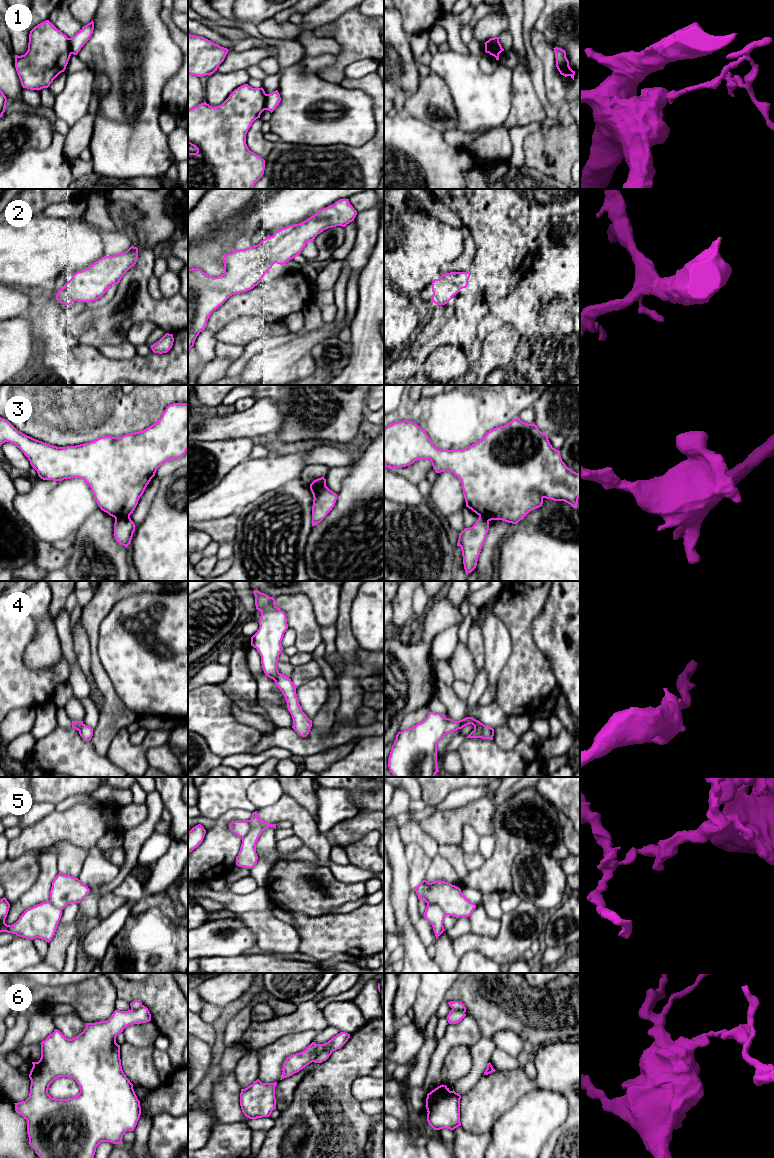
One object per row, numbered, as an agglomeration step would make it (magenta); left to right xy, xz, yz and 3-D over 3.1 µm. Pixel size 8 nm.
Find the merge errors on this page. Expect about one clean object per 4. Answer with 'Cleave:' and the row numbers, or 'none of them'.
Cleave: 1, 3, 4, 5, 6

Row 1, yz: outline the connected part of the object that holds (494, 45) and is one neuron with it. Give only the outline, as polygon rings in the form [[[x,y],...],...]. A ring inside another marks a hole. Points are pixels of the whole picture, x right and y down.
[[[499,37],[490,38],[488,40],[488,44],[490,51],[494,51],[495,53],[501,53],[502,51],[504,51],[499,42]]]

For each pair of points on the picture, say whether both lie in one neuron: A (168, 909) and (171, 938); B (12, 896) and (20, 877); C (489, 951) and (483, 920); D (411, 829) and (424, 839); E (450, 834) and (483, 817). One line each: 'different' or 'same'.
A: different
B: same
C: different
D: same
E: same

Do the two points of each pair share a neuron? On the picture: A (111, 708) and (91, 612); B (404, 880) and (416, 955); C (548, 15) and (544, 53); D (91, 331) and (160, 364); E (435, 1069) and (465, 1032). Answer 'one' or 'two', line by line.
A: one
B: one
C: two
D: two
E: one

